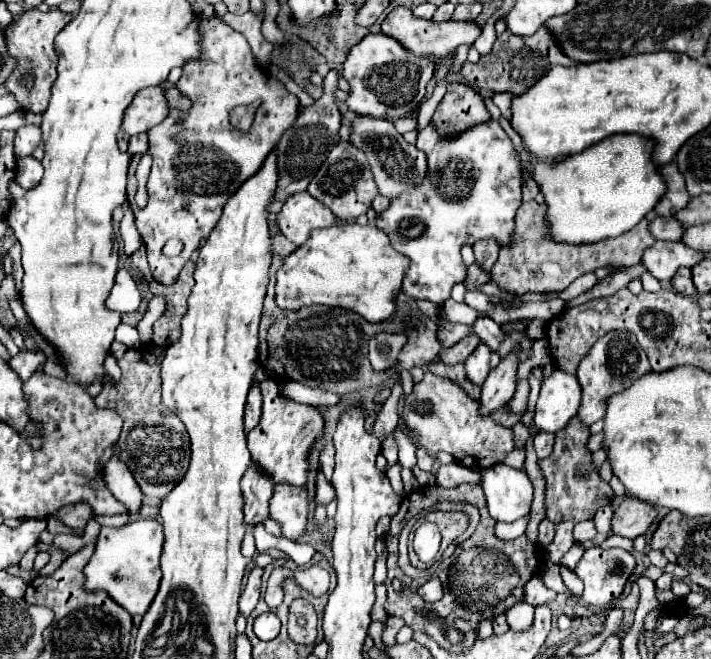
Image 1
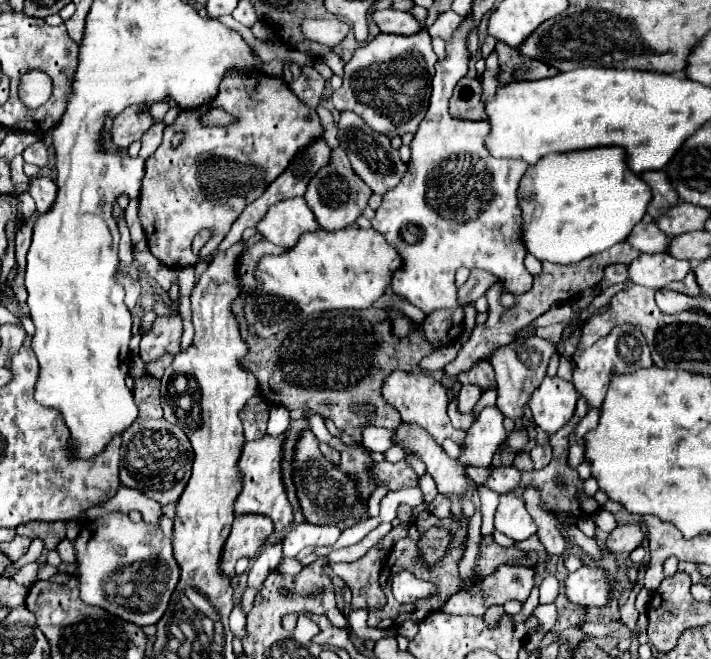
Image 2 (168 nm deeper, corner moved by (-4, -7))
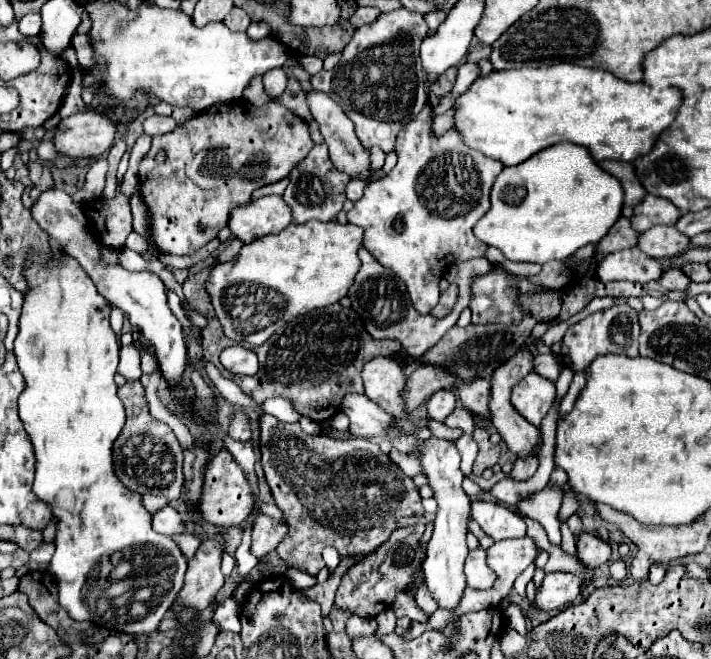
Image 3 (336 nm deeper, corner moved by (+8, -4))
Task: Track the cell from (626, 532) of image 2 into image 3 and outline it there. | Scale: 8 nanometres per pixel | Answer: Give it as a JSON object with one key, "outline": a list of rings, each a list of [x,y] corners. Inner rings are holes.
{"outline":[[[580,533],[578,537],[578,559],[590,569],[594,571],[600,563],[606,563],[610,559],[610,553],[612,553],[612,547],[608,541],[592,535],[592,533]]]}

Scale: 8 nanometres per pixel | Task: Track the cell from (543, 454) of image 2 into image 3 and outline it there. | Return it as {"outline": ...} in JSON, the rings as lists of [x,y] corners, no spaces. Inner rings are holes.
{"outline":[[[526,457],[526,459],[516,459],[514,469],[512,469],[512,477],[516,481],[526,481],[530,479],[538,469],[538,459],[536,457]]]}

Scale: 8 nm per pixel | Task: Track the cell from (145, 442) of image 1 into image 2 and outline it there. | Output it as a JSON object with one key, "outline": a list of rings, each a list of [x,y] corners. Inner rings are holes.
{"outline":[[[144,376],[136,380],[132,392],[140,414],[136,422],[122,434],[120,484],[126,488],[134,488],[160,504],[178,502],[192,472],[194,452],[190,440],[182,432],[182,428],[164,420],[160,406],[160,382],[156,378]]]}

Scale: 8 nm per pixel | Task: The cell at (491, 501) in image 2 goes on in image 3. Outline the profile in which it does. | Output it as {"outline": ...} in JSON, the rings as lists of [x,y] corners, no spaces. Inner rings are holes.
{"outline":[[[482,547],[472,549],[468,553],[468,561],[464,565],[464,573],[466,573],[468,587],[472,587],[472,589],[492,589],[492,585],[496,581],[496,573],[492,573],[488,569],[486,551]]]}

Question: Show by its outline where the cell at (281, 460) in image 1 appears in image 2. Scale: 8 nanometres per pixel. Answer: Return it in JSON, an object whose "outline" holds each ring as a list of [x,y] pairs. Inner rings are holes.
{"outline":[[[284,434],[278,438],[270,438],[264,436],[262,440],[254,440],[254,442],[246,442],[242,448],[242,456],[238,460],[238,472],[242,476],[242,490],[236,496],[234,502],[234,512],[238,514],[248,514],[248,512],[260,512],[264,516],[268,516],[274,524],[276,530],[286,528],[292,522],[292,508],[288,504],[286,498],[286,490],[282,484],[282,476],[280,476],[280,446],[282,446]]]}

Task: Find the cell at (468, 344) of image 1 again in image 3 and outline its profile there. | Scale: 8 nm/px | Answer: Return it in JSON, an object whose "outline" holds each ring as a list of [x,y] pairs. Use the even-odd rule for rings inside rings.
{"outline":[[[476,377],[476,381],[464,381],[458,385],[458,395],[462,405],[482,417],[488,417],[488,397],[490,397],[490,383],[486,379]]]}

